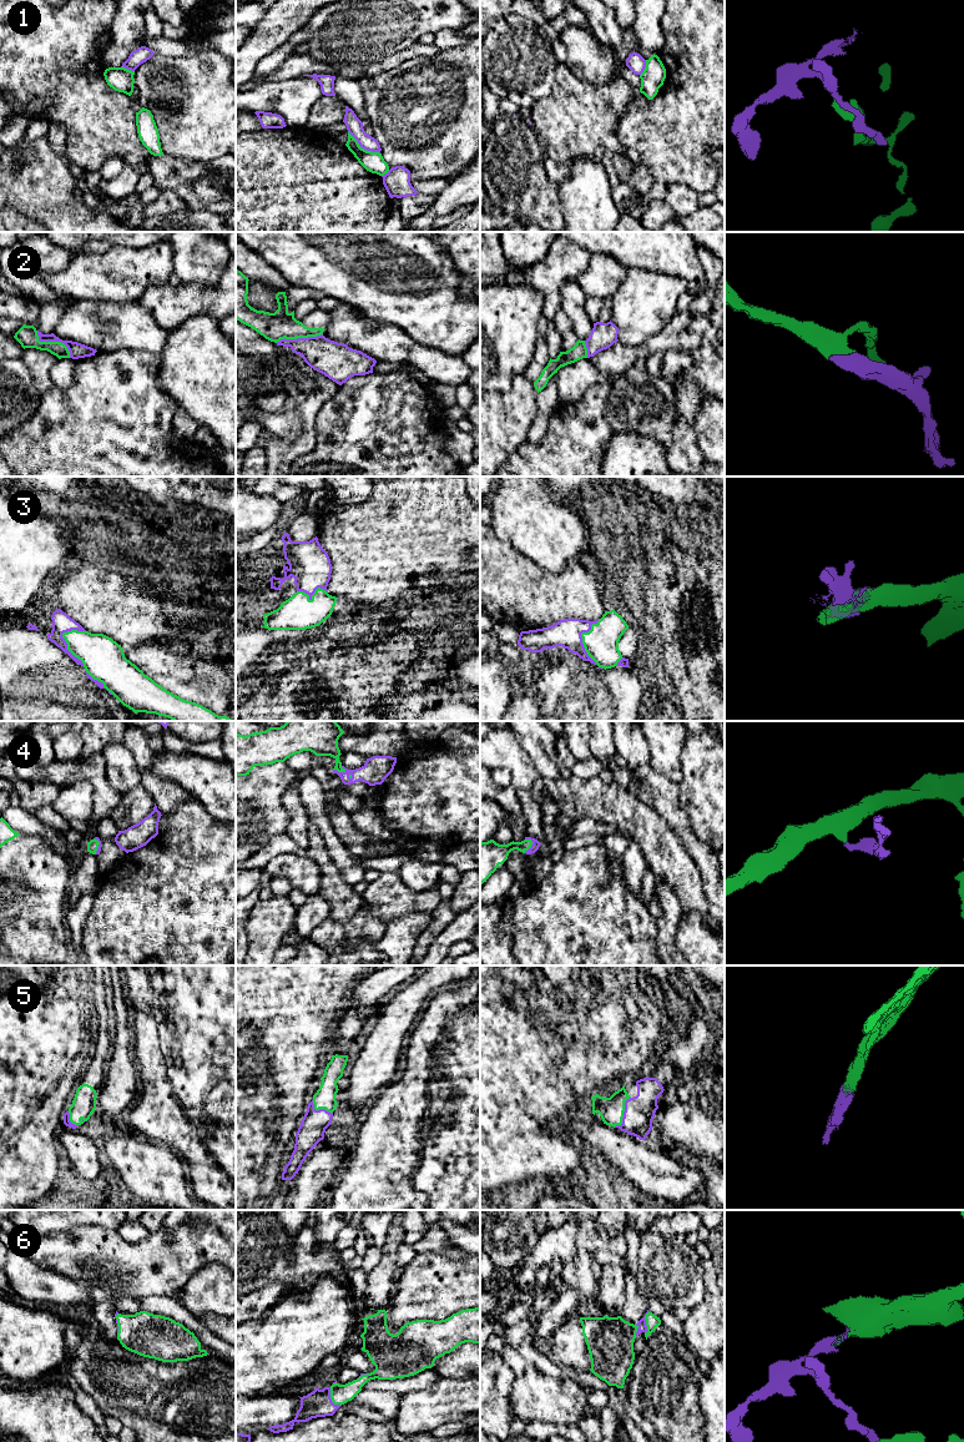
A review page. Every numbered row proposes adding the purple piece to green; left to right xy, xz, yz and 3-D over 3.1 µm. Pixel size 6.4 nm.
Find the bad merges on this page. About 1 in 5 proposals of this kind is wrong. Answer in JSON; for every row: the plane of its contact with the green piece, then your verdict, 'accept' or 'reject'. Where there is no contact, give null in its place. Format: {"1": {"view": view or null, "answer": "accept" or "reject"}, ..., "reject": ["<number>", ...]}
{"1": {"view": "xz", "answer": "reject"}, "2": {"view": "xy", "answer": "accept"}, "3": {"view": "xy", "answer": "accept"}, "4": {"view": "yz", "answer": "accept"}, "5": {"view": "yz", "answer": "accept"}, "6": {"view": "xz", "answer": "accept"}, "reject": ["1"]}

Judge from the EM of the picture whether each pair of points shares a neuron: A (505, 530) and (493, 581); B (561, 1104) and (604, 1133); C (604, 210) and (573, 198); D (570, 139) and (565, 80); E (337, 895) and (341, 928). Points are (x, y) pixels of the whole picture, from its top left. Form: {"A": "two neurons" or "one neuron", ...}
{"A": "two neurons", "B": "two neurons", "C": "one neuron", "D": "one neuron", "E": "two neurons"}

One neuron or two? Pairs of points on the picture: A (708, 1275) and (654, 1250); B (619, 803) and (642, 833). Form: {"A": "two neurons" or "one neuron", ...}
{"A": "two neurons", "B": "one neuron"}

